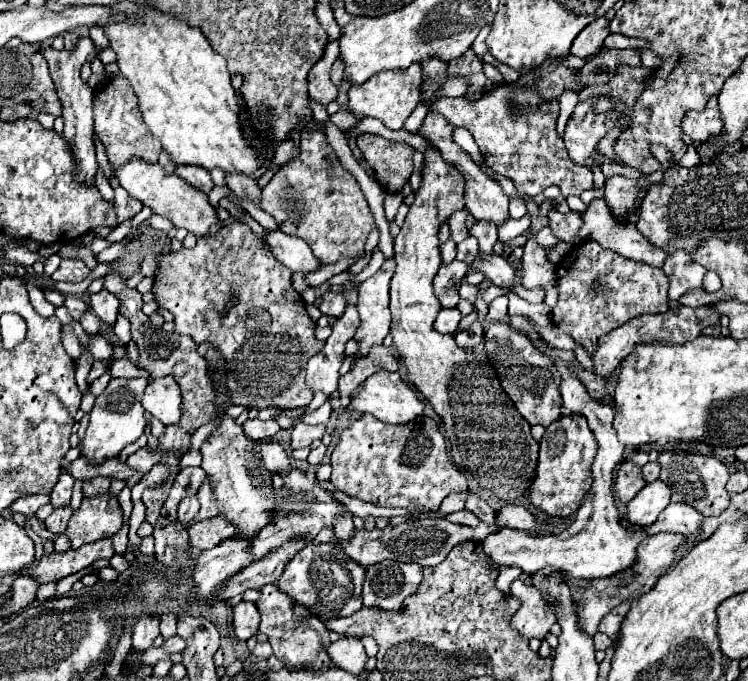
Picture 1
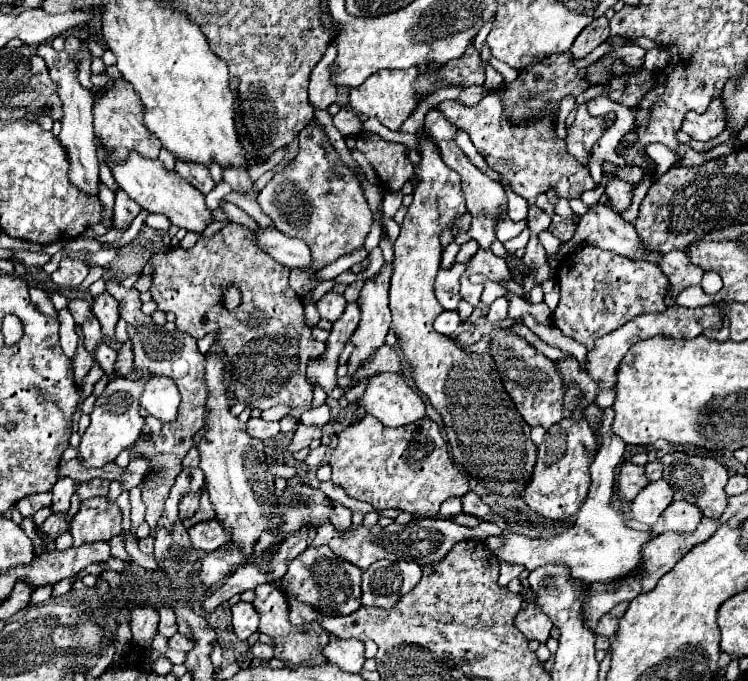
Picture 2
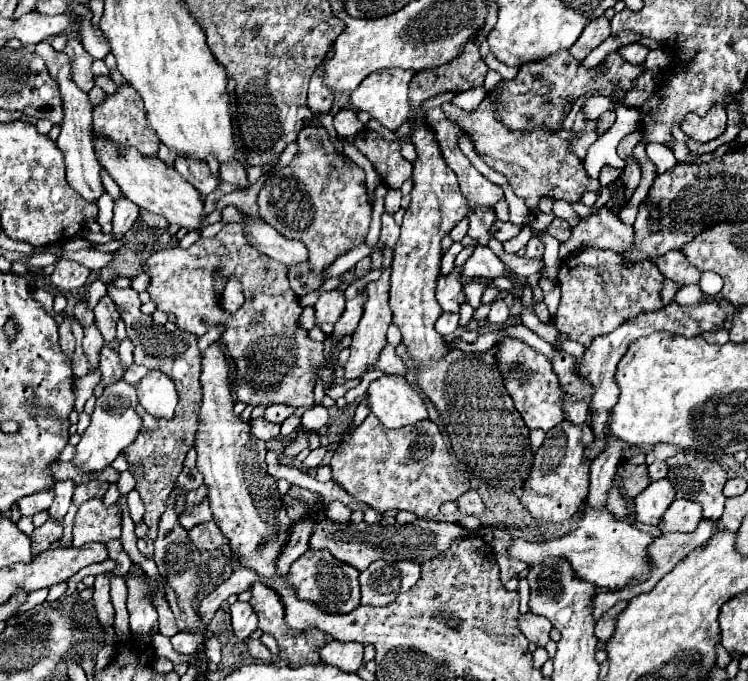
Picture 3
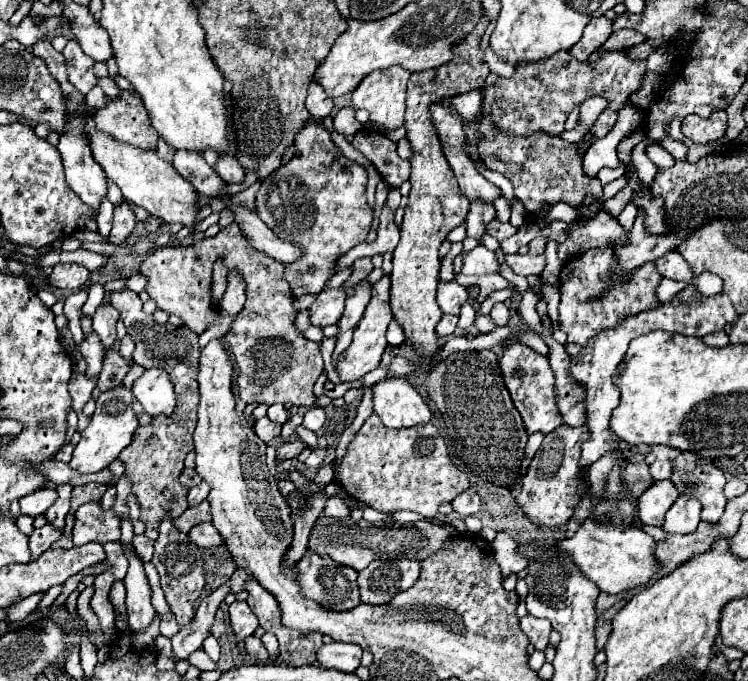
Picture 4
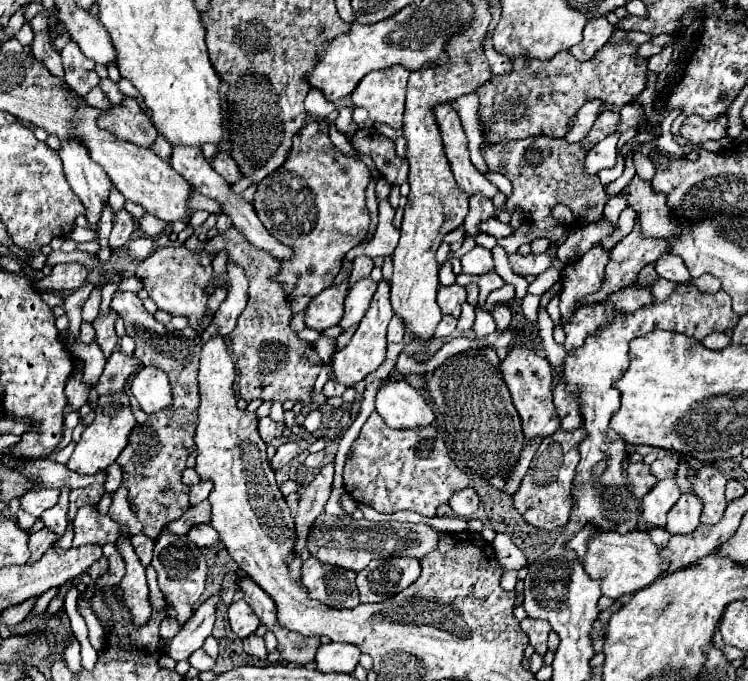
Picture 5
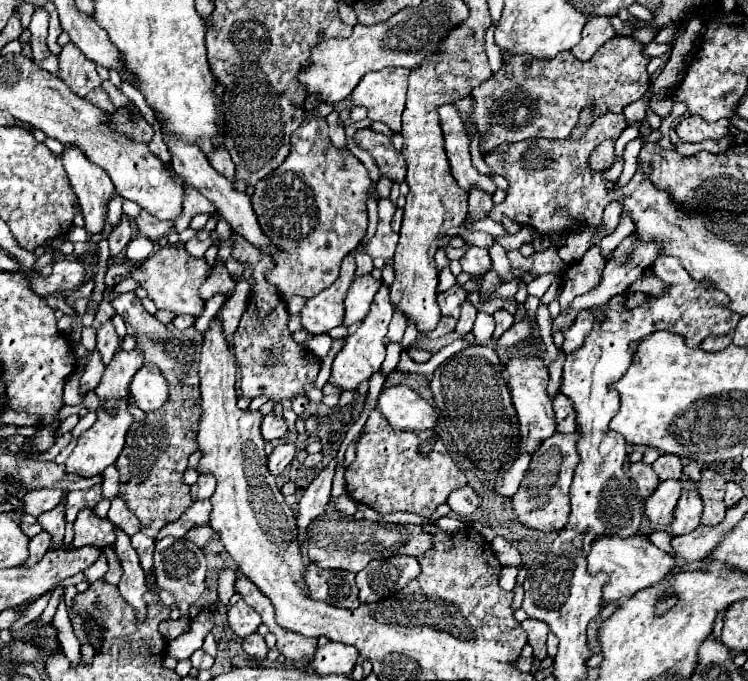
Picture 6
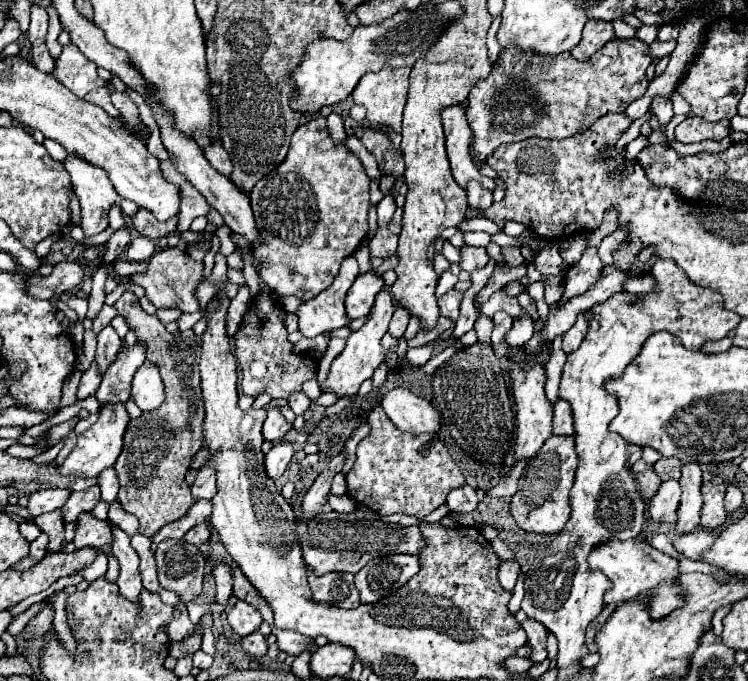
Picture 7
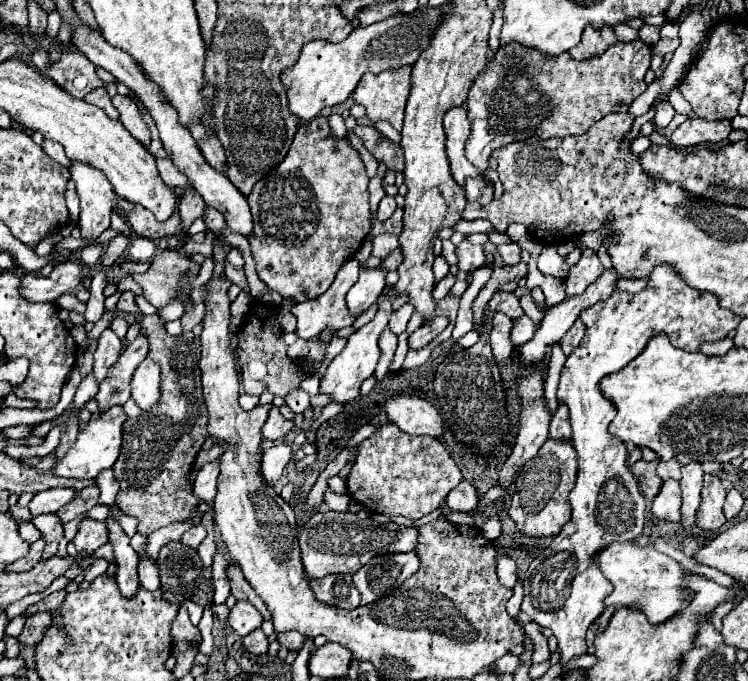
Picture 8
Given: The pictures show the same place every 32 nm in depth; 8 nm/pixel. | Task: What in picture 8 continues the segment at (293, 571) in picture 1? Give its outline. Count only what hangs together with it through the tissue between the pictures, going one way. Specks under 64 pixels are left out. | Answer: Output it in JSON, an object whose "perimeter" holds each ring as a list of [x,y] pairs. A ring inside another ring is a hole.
{"perimeter":[[[350,574],[344,576],[324,576],[320,580],[312,580],[310,588],[314,590],[316,598],[320,602],[332,604],[336,608],[344,608],[344,610],[354,610],[360,604],[360,592],[352,582]]]}

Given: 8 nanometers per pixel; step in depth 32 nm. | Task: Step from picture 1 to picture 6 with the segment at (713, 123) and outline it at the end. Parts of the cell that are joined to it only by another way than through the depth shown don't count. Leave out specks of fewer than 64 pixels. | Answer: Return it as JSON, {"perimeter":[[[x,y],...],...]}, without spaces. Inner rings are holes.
{"perimeter":[[[686,116],[678,126],[676,126],[676,134],[682,142],[702,142],[702,140],[720,140],[724,136],[728,136],[728,120],[718,120],[714,124],[702,120],[700,116]]]}

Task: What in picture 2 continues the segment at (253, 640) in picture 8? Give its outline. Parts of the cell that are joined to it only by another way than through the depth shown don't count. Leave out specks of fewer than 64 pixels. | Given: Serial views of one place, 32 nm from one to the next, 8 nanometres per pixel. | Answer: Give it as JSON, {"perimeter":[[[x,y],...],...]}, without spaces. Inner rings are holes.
{"perimeter":[[[256,642],[256,644],[250,648],[250,652],[252,652],[254,658],[258,658],[258,660],[262,660],[262,662],[268,662],[268,660],[274,658],[274,650],[272,650],[268,644],[262,644],[262,642]]]}

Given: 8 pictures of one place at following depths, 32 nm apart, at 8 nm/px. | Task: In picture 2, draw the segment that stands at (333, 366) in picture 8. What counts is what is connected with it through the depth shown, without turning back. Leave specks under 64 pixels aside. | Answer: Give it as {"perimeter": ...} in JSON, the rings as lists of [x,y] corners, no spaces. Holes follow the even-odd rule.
{"perimeter":[[[386,264],[382,266],[378,278],[368,280],[360,292],[362,320],[350,338],[354,344],[354,352],[350,354],[348,360],[348,376],[354,376],[356,370],[380,346],[384,346],[390,328],[390,308],[388,308],[390,276],[392,276],[392,264]]]}

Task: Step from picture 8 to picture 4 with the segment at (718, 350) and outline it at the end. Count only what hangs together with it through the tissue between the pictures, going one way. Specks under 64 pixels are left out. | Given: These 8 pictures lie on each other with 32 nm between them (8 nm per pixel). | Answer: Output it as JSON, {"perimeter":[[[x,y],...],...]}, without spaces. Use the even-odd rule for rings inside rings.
{"perimeter":[[[714,332],[714,334],[708,334],[702,338],[704,344],[708,346],[726,346],[730,340],[728,340],[728,334],[726,332]]]}

